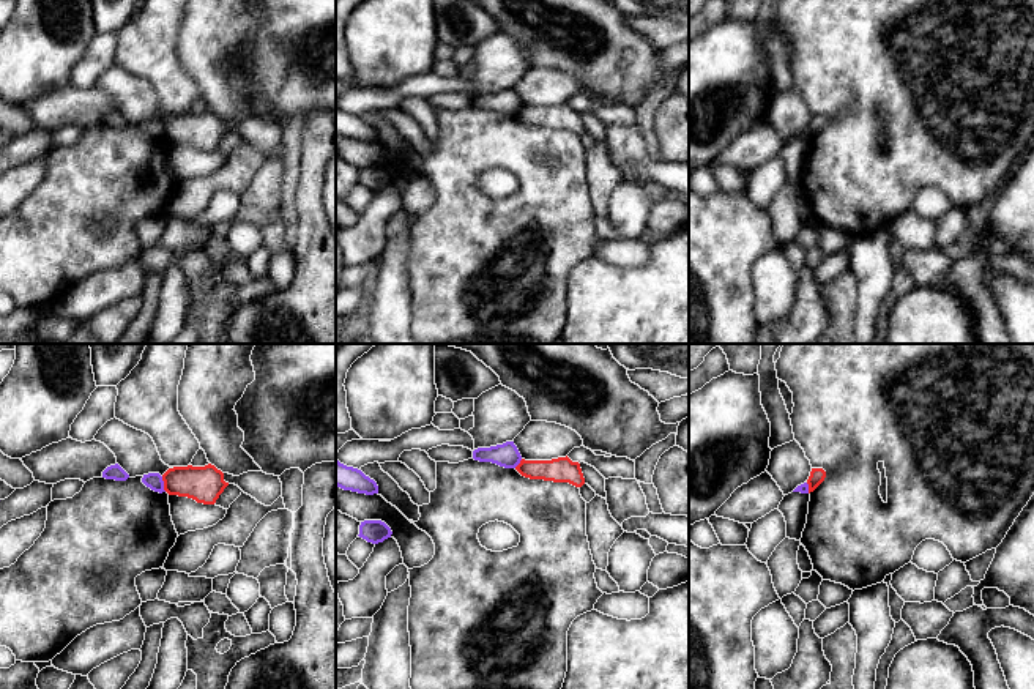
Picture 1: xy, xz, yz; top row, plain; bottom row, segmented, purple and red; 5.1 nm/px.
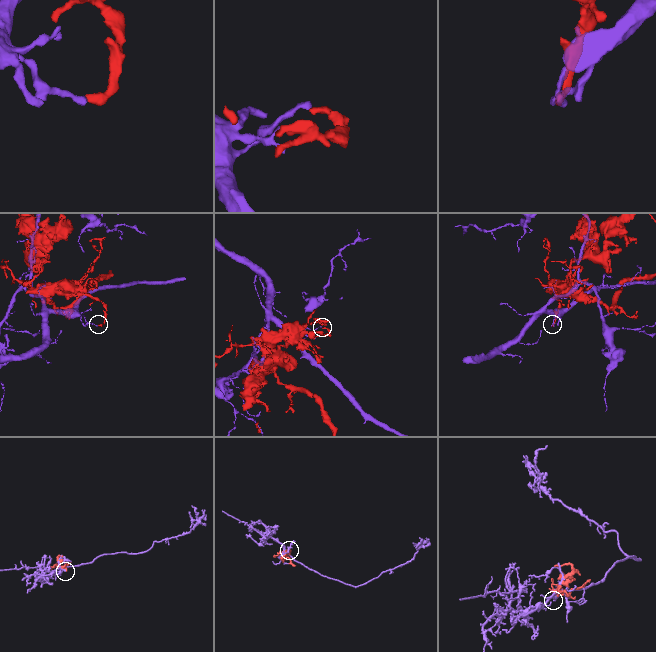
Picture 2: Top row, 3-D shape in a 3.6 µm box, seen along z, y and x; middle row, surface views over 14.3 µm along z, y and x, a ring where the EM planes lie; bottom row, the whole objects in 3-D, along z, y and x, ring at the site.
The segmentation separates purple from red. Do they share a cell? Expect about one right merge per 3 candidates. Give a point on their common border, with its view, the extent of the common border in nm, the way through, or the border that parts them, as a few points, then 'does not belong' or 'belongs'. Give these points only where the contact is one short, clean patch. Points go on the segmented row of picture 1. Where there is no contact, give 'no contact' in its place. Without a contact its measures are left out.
meets purple in xy at (163, 484); contact 80 nm long; border along xy (161, 476), (166, 491); does not belong

